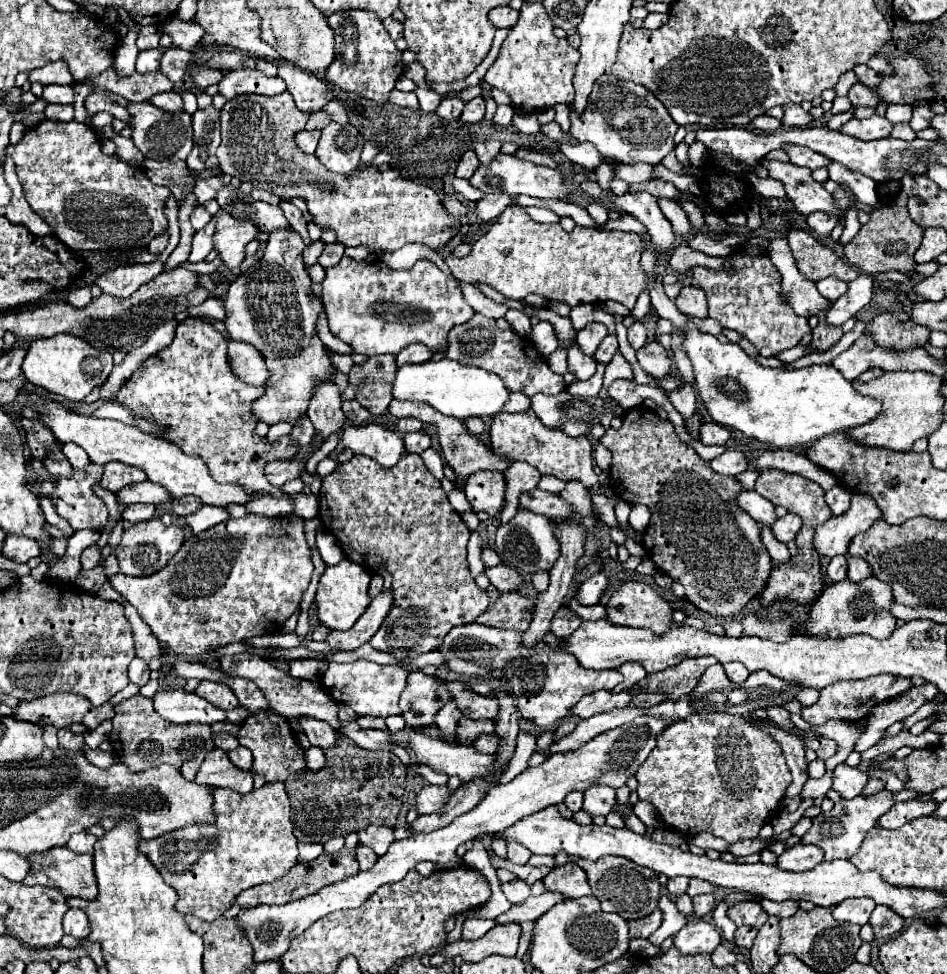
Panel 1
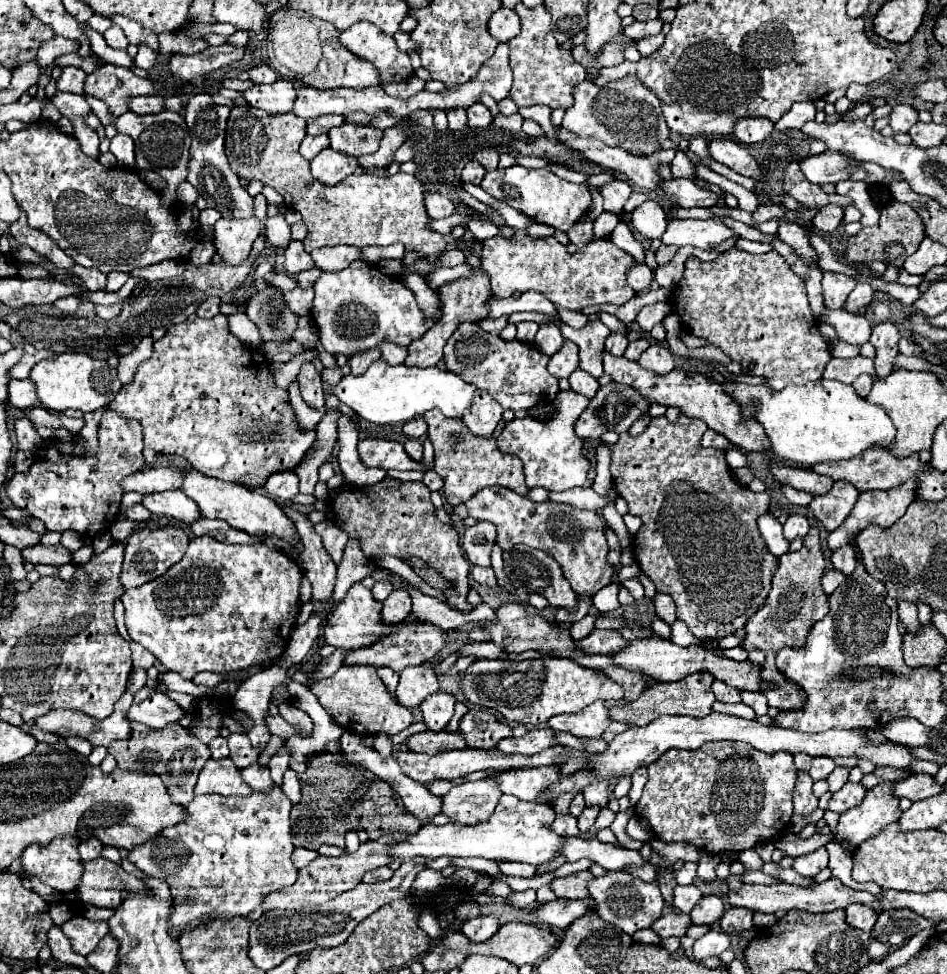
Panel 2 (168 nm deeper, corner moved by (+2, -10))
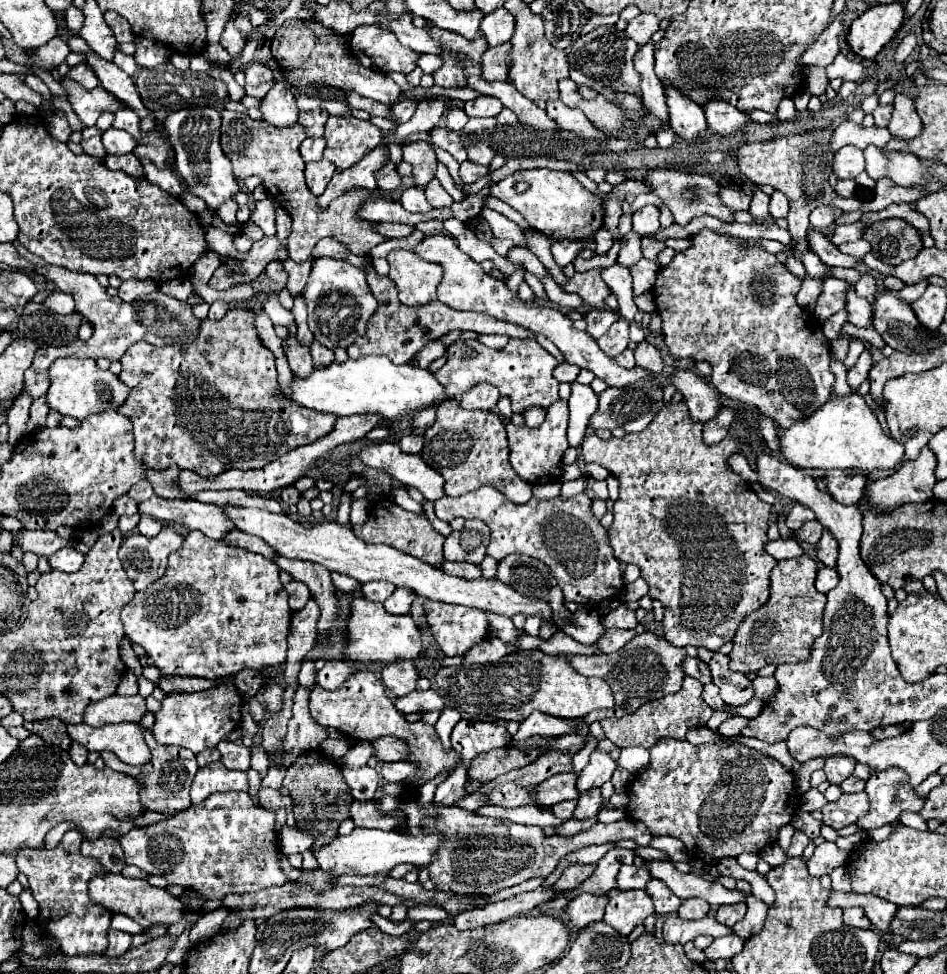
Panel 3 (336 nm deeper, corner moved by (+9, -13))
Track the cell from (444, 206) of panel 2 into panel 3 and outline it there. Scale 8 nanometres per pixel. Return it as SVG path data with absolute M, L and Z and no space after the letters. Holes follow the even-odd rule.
M408 188L402 192L400 196L400 204L408 210L408 212L430 212L432 206L426 200L426 194L422 188Z

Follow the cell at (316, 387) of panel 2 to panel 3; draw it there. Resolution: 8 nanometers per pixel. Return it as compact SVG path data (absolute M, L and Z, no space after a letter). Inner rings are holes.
M288 334L286 338L288 348L286 348L286 358L290 364L290 370L296 378L308 378L312 374L312 356L310 356L310 348L302 346L296 342L296 338L292 334Z

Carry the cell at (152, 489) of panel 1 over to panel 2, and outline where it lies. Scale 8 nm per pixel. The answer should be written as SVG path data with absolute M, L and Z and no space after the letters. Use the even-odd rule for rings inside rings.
M163 491L145 495L143 505L157 517L171 517L187 525L195 523L201 517L199 507L193 505L193 499L183 495L183 491Z

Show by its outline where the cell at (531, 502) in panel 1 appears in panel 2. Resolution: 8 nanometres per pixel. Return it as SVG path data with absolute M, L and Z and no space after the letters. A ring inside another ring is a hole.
M485 487L467 503L459 503L457 507L453 507L451 515L457 515L459 519L475 517L479 521L495 523L499 547L503 551L519 543L545 551L561 565L565 579L571 583L577 595L593 597L599 589L609 585L617 573L615 565L607 561L609 545L603 533L605 521L597 515L597 511L577 511L575 507L553 501L535 503L505 487Z

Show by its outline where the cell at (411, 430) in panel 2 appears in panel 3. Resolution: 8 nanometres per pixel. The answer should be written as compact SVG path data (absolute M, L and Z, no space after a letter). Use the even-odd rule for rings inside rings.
M430 408L430 410L422 410L422 414L416 414L414 418L412 418L412 426L414 428L418 428L418 430L428 430L432 424L434 424L434 408Z

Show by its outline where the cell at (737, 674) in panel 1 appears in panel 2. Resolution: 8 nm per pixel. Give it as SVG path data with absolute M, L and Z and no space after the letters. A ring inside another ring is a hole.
M713 681L711 691L713 691L713 695L717 697L717 701L723 701L723 703L739 703L739 701L741 701L739 689L729 687L729 685L721 683L721 681Z

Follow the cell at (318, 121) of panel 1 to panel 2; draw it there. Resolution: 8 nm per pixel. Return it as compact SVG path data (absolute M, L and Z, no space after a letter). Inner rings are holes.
M325 115L325 117L317 117L317 119L309 119L307 121L307 133L309 135L323 135L331 127L341 125L343 119L345 119L343 115Z

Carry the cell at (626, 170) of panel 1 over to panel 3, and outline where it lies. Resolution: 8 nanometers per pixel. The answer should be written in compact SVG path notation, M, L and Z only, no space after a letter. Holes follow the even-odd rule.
M726 186L720 190L718 196L720 196L722 204L728 206L728 208L732 208L732 210L748 210L748 206L750 206L750 196L742 194L738 190L726 188Z

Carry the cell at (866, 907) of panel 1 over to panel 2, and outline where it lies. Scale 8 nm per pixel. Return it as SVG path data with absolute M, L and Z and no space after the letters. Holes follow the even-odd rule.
M849 905L845 911L847 911L847 923L861 931L871 931L877 921L877 913L865 905Z

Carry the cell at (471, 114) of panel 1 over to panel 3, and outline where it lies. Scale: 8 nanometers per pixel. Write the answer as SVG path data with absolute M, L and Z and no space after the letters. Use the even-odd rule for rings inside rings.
M478 96L474 100L468 100L464 104L464 112L468 118L490 118L490 116L498 116L502 110L502 102L498 98L492 96Z

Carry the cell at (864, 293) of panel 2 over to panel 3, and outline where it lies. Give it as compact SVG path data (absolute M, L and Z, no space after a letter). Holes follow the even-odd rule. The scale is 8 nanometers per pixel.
M864 274L864 276L858 280L858 284L856 284L856 296L858 296L858 298L868 298L868 300L872 300L872 298L874 298L874 292L876 292L876 280L874 280L872 276Z

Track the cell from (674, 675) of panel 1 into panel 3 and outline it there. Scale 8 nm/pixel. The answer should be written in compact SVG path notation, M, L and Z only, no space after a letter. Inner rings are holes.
M686 676L684 684L678 692L668 694L660 700L650 700L644 706L640 706L636 712L626 714L622 718L606 718L602 720L602 728L608 740L612 740L618 748L626 746L640 746L640 748L652 748L656 740L660 738L674 738L674 740L684 740L686 732L692 726L706 724L712 716L712 708L706 706L702 700L702 684L696 678Z

